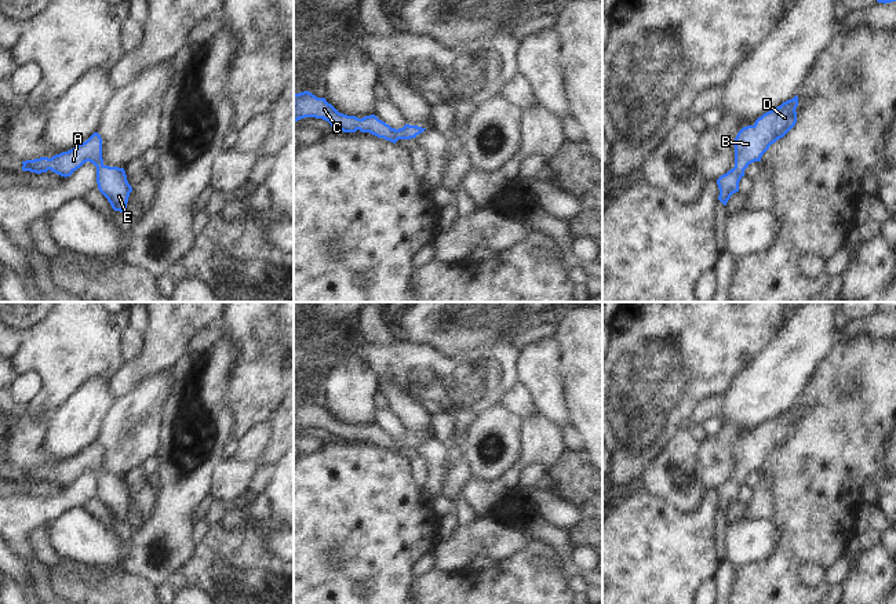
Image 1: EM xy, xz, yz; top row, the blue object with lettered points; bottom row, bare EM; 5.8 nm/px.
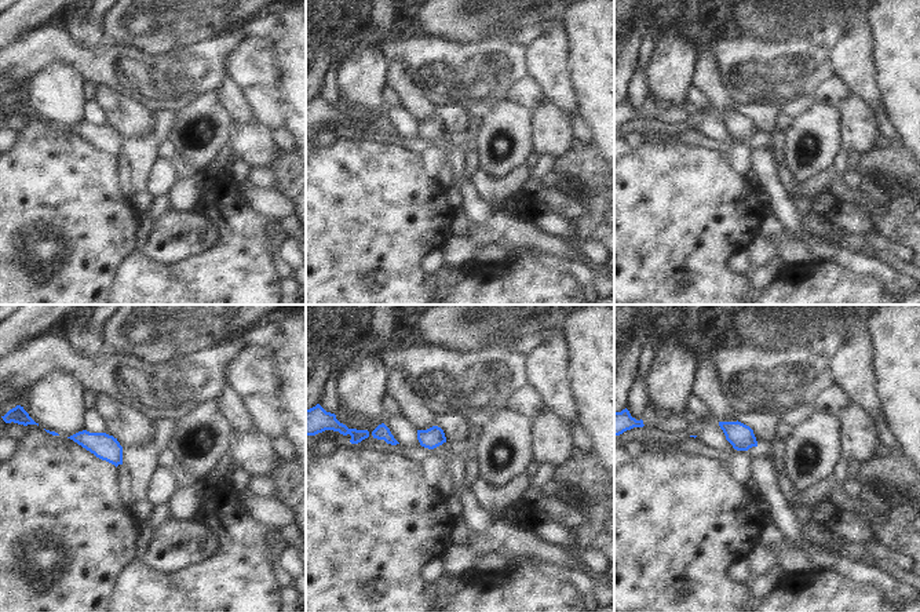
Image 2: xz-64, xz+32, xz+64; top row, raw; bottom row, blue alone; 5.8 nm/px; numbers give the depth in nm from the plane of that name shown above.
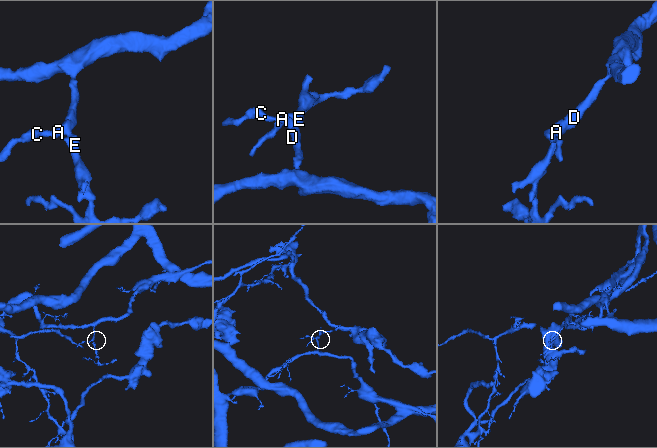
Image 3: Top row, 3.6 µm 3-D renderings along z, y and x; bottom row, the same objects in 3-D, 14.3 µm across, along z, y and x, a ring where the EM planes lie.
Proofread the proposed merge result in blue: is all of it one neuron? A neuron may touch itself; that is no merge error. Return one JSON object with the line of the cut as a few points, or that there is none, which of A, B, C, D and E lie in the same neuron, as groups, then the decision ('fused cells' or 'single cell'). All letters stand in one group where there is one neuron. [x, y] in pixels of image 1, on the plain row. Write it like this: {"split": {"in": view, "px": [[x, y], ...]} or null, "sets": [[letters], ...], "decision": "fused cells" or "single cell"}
{"split": null, "sets": [["A", "B", "C", "D", "E"]], "decision": "single cell"}

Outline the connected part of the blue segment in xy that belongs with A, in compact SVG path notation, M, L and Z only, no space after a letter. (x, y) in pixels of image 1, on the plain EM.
M94 441L85 451L79 452L68 461L48 466L22 470L22 480L36 483L52 481L61 485L70 485L84 472L92 472L96 476L96 492L99 501L108 507L114 520L127 521L127 512L131 494L127 490L124 477L109 476L102 467L102 447Z

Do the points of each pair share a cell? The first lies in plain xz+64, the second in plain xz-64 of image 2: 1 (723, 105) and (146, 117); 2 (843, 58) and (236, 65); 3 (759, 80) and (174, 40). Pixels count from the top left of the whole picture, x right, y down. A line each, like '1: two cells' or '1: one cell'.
1: one cell
2: one cell
3: two cells

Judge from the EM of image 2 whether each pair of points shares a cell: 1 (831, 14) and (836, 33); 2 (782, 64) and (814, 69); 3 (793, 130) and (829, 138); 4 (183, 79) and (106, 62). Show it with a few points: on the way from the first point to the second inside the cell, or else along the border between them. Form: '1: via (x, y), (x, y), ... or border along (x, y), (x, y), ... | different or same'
1: via (831, 18), (832, 29) | same
2: via (791, 66), (806, 66) | same
3: via (802, 130), (816, 133), (821, 138) | same
4: via (164, 79), (145, 79), (126, 70) | same

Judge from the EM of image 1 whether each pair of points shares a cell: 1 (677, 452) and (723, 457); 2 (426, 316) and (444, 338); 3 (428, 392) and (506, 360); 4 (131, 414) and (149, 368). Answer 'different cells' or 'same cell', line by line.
1: different cells
2: same cell
3: same cell
4: different cells

